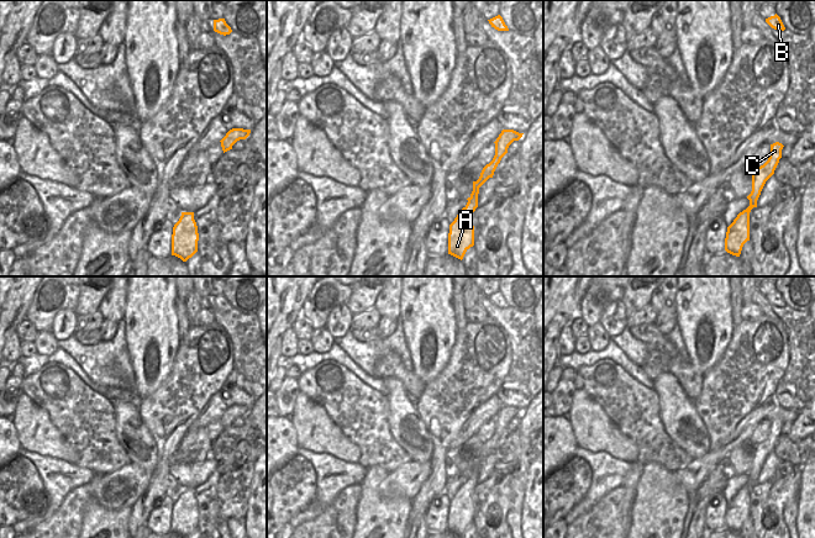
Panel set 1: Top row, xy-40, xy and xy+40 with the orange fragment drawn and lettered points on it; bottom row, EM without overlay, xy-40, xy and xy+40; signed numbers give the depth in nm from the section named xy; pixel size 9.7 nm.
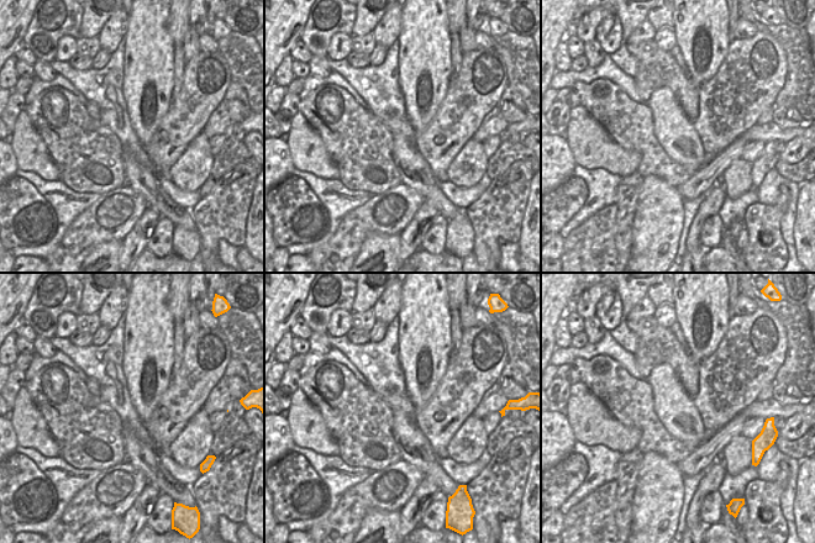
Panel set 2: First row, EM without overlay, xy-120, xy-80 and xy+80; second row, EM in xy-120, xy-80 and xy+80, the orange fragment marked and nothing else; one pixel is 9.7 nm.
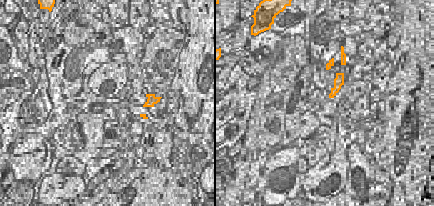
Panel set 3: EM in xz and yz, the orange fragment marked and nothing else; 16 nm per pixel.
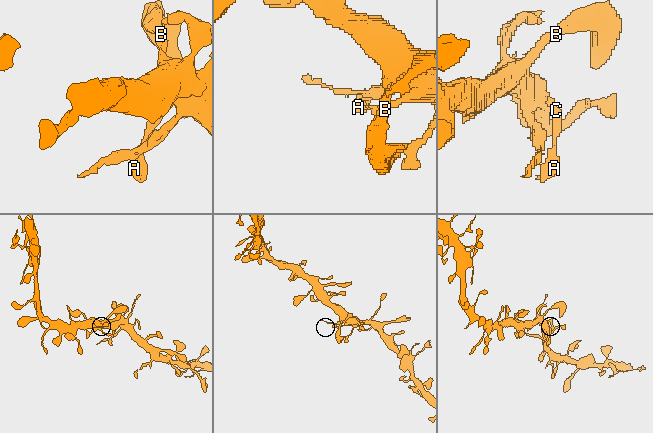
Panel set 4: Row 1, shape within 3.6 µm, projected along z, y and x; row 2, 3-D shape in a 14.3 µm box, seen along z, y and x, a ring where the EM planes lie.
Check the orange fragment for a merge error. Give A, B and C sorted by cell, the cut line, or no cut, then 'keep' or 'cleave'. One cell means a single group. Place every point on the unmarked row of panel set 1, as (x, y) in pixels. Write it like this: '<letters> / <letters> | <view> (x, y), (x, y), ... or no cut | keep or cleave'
A B C | no cut | keep

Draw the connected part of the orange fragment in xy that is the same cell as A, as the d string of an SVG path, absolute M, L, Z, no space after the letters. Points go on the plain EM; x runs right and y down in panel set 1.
M503 406L495 420L495 432L493 437L487 441L477 458L473 458L473 468L467 475L467 481L459 487L454 497L449 501L448 510L448 531L463 536L466 528L474 522L474 502L473 489L478 484L479 464L489 455L493 454L494 448L500 439L501 434L508 429L509 422L514 417L519 417L524 410L514 406Z

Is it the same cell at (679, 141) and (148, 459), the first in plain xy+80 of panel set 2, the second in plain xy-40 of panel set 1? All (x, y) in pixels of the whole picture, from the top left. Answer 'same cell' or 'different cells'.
same cell

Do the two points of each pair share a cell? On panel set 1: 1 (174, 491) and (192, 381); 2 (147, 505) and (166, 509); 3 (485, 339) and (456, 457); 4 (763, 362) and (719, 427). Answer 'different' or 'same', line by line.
1: different
2: different
3: different
4: same

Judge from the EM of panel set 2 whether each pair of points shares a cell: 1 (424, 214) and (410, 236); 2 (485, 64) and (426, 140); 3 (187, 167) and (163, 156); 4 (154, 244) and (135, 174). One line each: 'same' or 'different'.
1: same
2: same
3: different
4: different

